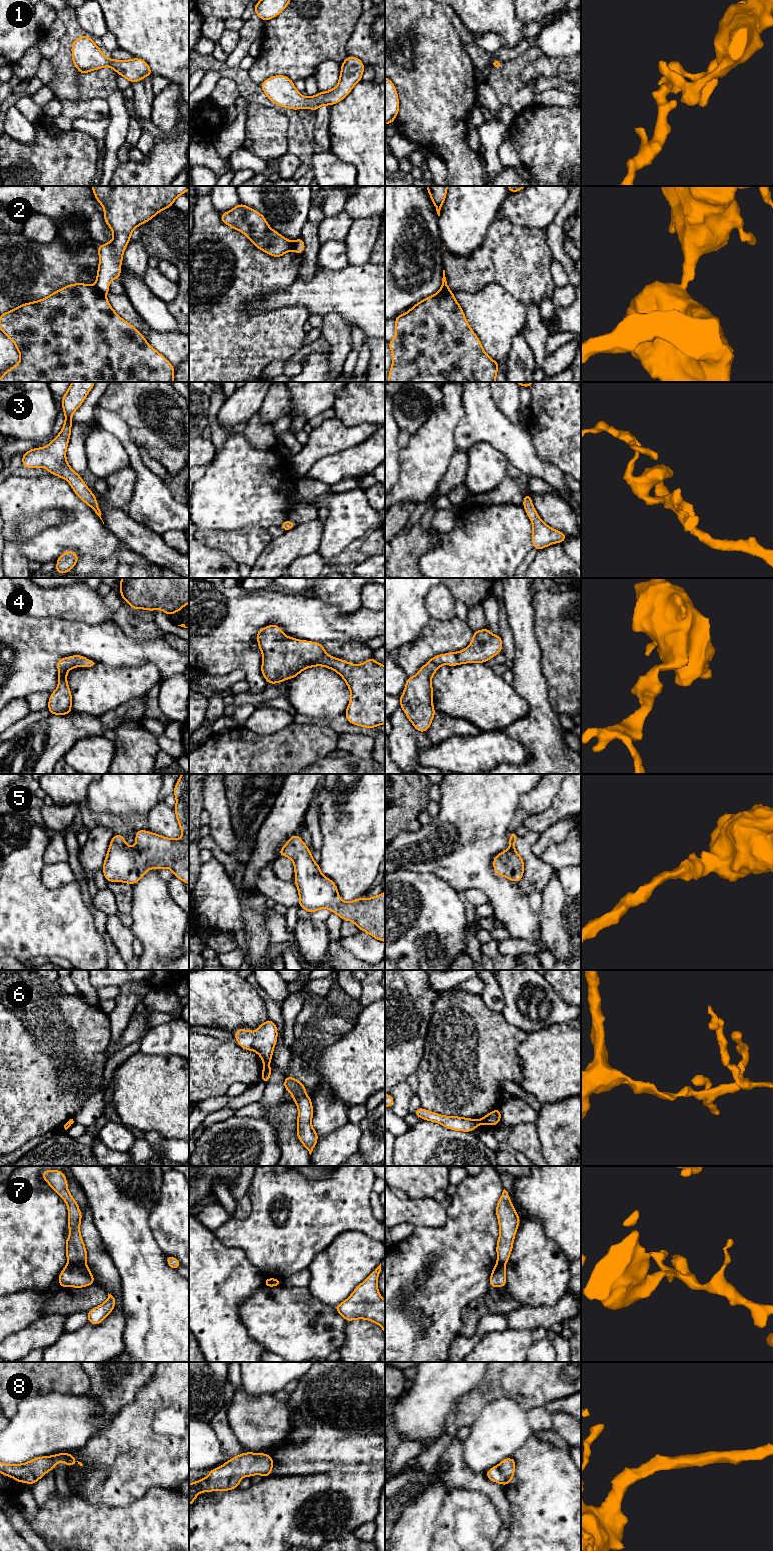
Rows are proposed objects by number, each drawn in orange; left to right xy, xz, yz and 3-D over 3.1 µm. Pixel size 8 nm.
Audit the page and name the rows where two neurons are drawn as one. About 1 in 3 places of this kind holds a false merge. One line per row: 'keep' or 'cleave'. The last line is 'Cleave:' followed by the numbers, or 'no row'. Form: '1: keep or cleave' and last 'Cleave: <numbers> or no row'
1: keep
2: cleave
3: keep
4: keep
5: keep
6: cleave
7: cleave
8: keep
Cleave: 2, 6, 7

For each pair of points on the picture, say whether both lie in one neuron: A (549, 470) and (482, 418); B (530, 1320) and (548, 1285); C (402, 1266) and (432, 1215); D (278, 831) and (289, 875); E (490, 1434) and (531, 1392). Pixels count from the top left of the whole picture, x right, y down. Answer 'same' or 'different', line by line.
A: same
B: different
C: different
D: different
E: different

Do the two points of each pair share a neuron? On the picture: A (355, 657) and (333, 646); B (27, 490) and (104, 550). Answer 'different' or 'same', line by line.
A: same
B: same

